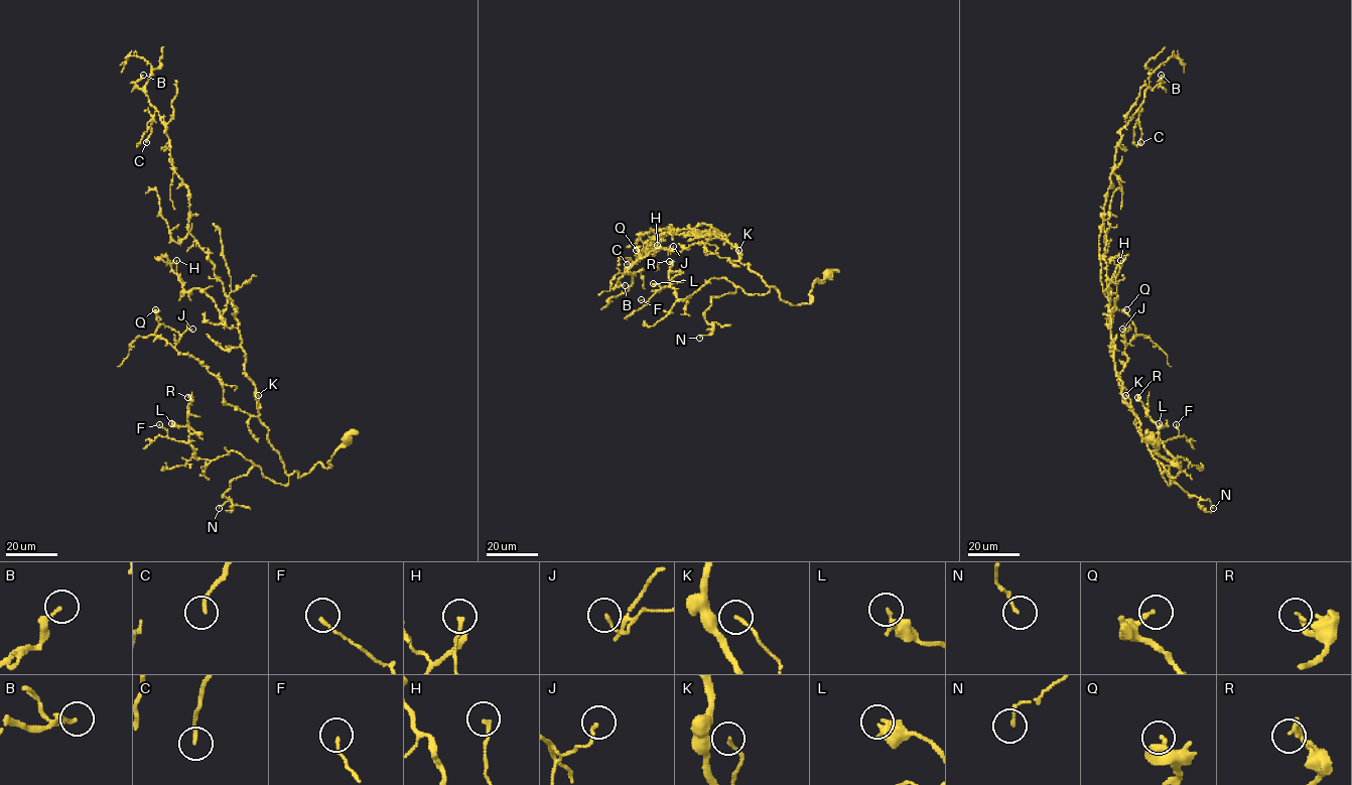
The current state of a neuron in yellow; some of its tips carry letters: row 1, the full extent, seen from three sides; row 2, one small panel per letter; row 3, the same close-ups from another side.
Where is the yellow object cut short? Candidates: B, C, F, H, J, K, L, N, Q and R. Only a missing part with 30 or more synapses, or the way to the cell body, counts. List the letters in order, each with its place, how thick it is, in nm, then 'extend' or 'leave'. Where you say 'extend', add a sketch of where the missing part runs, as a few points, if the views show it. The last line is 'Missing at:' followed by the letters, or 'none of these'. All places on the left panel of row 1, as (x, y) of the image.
B: (143, 75) | 190 nm | leave
C: (146, 142) | 140 nm | leave
F: (159, 424) | 110 nm | leave
H: (176, 260) | 160 nm | leave
J: (192, 329) | 110 nm | leave
K: (258, 395) | 90 nm | leave
L: (171, 423) | 170 nm | leave
N: (219, 508) | 130 nm | leave
Q: (155, 309) | 160 nm | leave
R: (187, 397) | 220 nm | extend | (187, 397), (193, 380), (186, 373), (130, 345), (136, 321), (127, 310), (123, 286), (116, 283)
Missing at: R

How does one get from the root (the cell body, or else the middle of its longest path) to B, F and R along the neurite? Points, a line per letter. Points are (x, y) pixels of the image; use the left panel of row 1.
B: (347, 438), (328, 468), (285, 473), (233, 304), (187, 230), (189, 189), (136, 85), (143, 75)
F: (347, 438), (328, 468), (318, 463), (300, 478), (296, 471), (282, 485), (234, 450), (197, 459), (159, 424)
R: (347, 438), (328, 468), (318, 463), (275, 483), (234, 450), (197, 459), (187, 397)

